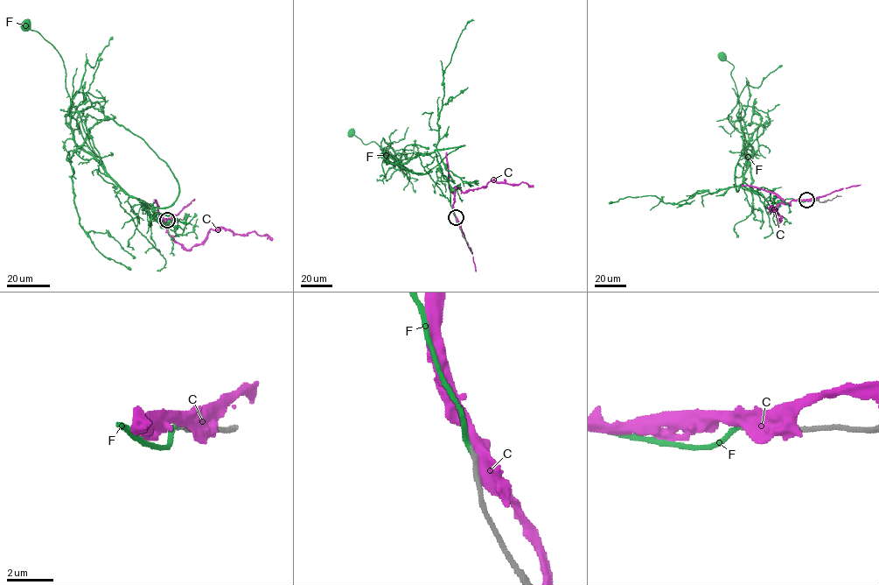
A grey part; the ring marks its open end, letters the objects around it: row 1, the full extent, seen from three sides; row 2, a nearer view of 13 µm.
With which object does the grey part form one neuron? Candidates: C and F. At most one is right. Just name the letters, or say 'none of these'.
F

